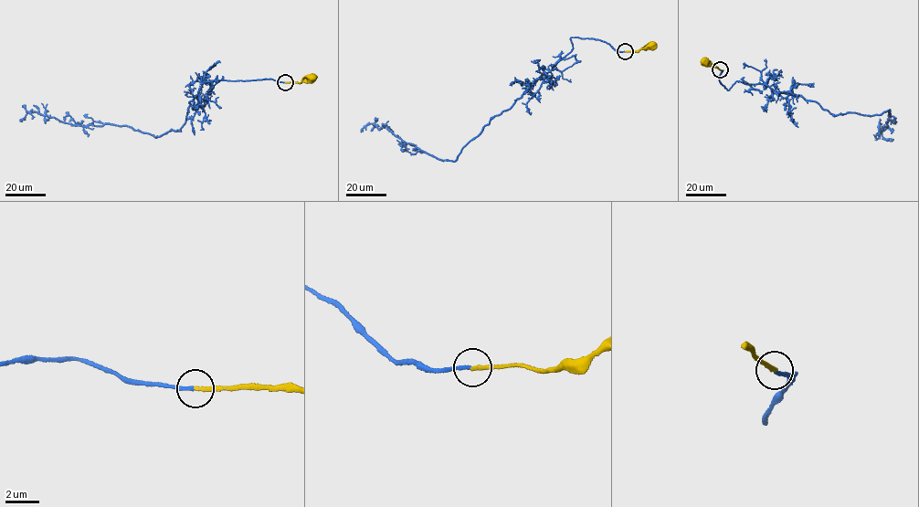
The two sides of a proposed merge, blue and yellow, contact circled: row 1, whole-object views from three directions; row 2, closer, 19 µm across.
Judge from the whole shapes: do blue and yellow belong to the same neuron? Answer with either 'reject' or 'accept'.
reject

